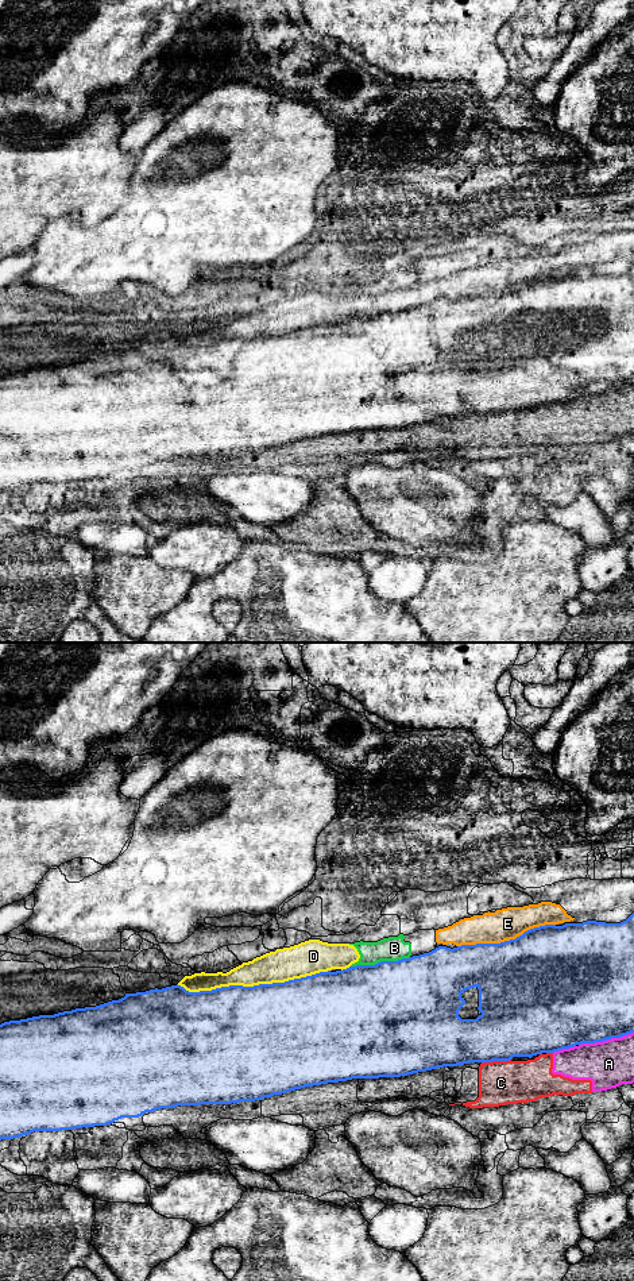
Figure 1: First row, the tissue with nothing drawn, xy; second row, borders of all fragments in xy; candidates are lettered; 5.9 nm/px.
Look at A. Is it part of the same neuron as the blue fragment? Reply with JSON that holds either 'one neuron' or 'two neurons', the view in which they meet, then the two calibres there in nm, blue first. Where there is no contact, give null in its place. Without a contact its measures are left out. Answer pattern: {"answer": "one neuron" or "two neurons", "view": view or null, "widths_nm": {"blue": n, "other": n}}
{"answer": "two neurons", "view": "xy", "widths_nm": {"blue": 500, "other": 280}}

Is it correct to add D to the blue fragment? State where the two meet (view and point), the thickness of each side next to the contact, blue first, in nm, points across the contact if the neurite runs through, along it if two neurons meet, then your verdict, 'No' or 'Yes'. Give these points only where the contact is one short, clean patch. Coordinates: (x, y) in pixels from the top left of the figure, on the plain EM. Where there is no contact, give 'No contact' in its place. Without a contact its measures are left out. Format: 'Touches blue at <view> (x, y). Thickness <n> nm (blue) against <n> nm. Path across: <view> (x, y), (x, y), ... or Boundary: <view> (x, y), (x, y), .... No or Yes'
Touches blue at xy (254, 338). Thickness 500 nm (blue) against 190 nm. No

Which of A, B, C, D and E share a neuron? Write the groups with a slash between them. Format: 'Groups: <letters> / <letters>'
Groups: A C / B D E

